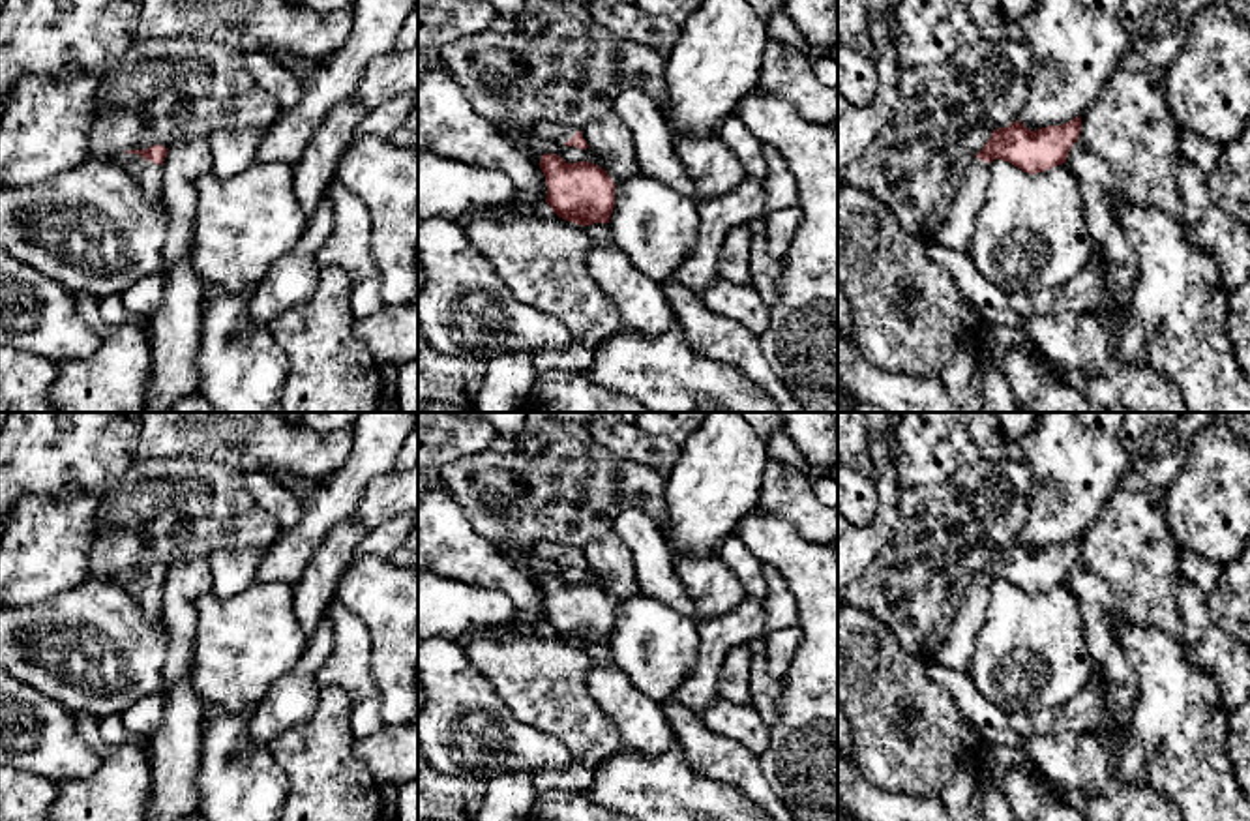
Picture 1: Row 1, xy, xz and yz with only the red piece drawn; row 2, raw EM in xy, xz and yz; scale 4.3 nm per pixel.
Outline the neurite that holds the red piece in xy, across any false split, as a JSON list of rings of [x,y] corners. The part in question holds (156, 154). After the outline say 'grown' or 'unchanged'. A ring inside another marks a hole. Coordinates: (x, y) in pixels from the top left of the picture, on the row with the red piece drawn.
[[[154,144],[146,150],[127,150],[120,154],[116,159],[122,167],[137,178],[142,187],[144,199],[152,206],[159,206],[163,199],[163,161],[167,157],[169,148],[161,144]]] | grown

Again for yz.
[[[1081,116],[1061,124],[1031,131],[1019,120],[1008,127],[993,129],[984,148],[971,159],[961,186],[956,191],[946,221],[939,227],[931,240],[954,249],[969,249],[976,225],[978,210],[984,202],[990,163],[1003,159],[1036,174],[1066,163],[1072,144],[1079,139]]] | grown

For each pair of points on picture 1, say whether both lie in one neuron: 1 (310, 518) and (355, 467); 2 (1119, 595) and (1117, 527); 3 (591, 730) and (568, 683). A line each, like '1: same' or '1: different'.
1: same
2: same
3: same

